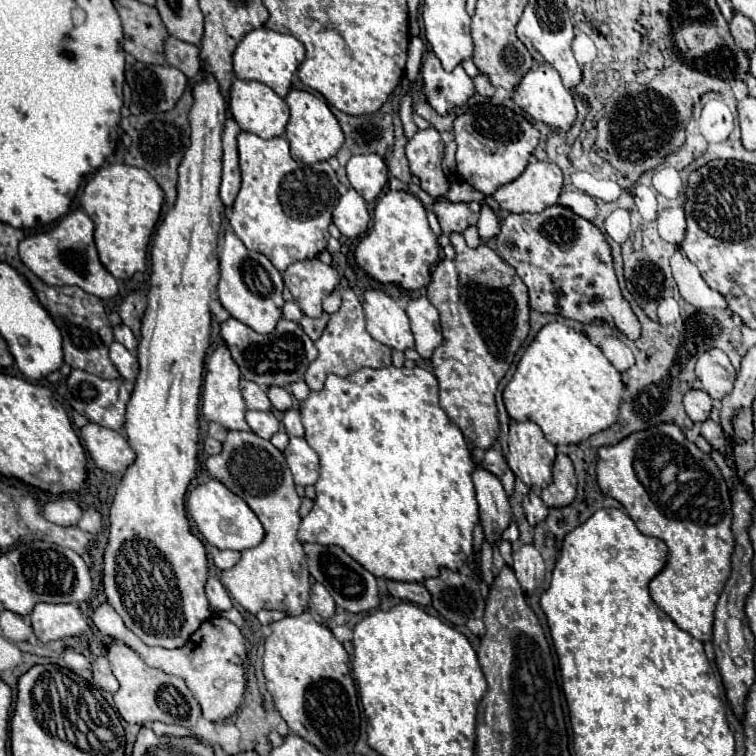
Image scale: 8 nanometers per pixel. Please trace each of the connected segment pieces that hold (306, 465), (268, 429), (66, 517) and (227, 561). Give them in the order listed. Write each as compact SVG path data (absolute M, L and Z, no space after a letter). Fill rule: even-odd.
M290 438L288 448L284 450L286 462L294 474L294 482L300 486L316 484L320 464L318 464L318 454L308 446L304 438Z
M246 412L246 422L254 434L260 434L262 438L270 440L280 430L280 420L274 412Z
M64 496L46 503L42 514L54 524L76 524L82 518L82 508L76 500Z
M216 550L214 552L214 564L216 564L218 570L232 568L238 560L240 560L240 554L234 552L234 550Z

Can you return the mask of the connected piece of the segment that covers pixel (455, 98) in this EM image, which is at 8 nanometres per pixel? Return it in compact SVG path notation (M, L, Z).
M428 50L422 60L420 72L424 78L424 98L438 114L448 114L474 94L472 78L464 72L464 68L456 66L452 72L446 72L432 50Z

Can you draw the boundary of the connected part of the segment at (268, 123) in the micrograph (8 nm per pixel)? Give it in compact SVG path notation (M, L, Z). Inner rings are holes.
M234 80L230 88L230 114L244 132L274 138L284 134L290 112L286 102L268 86Z

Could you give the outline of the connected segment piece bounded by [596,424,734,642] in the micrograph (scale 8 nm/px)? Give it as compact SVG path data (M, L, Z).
M660 424L656 428L634 432L614 446L598 450L598 484L606 496L616 498L634 520L636 528L646 534L666 542L668 546L668 564L666 568L650 582L650 596L664 610L672 622L692 634L700 642L712 642L712 624L714 608L724 590L726 580L730 578L730 556L734 552L732 536L732 504L728 496L728 486L714 464L714 460L704 454L696 444L692 444L676 424Z

